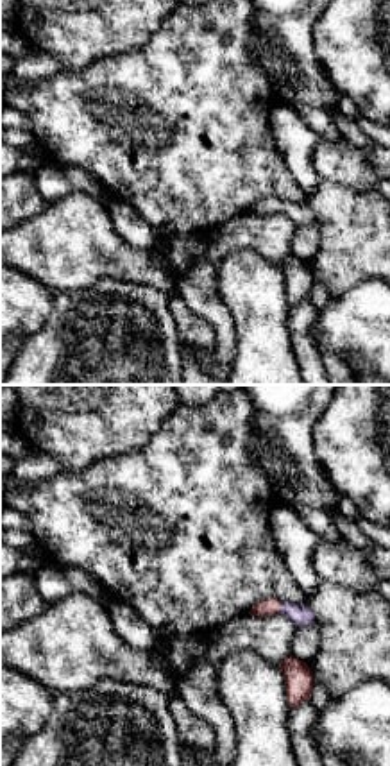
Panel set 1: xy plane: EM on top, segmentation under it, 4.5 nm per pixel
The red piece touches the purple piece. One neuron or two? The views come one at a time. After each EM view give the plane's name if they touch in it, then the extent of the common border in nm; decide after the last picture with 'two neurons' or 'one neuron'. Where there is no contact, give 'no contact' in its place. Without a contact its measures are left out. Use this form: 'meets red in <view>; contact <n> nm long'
meets red in xy; contact 60 nm long

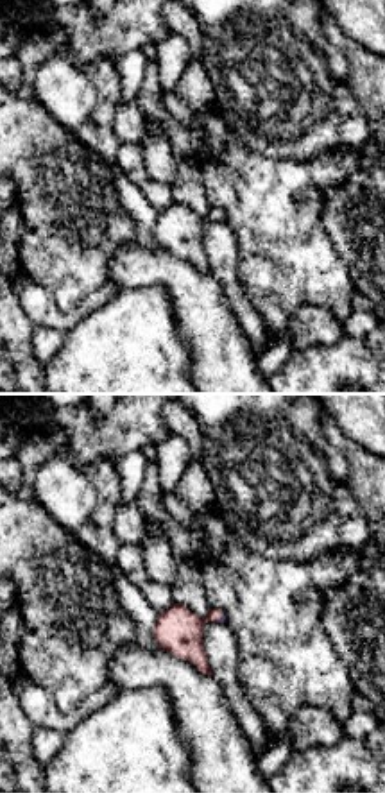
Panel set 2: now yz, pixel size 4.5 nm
meets red in yz; contact 50 nm long

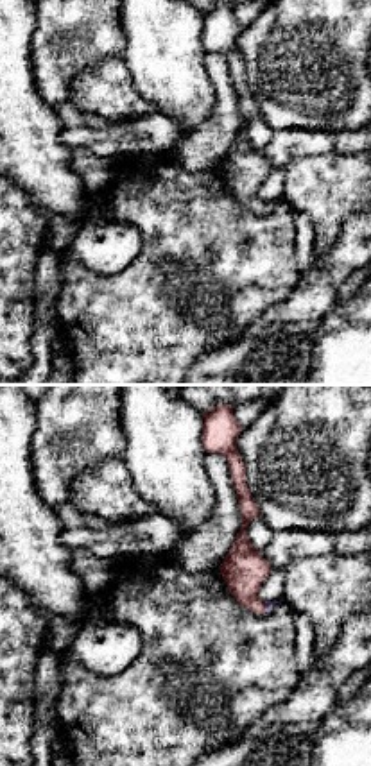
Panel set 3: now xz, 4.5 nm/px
meets red in xz; contact 50 nm long

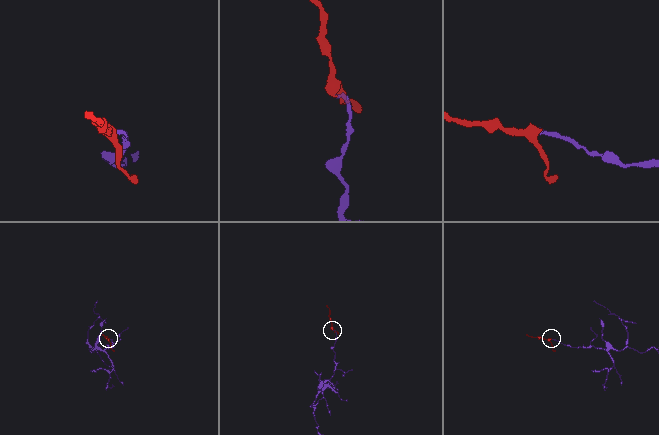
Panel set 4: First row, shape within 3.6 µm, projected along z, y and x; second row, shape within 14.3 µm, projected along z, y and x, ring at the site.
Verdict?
one neuron

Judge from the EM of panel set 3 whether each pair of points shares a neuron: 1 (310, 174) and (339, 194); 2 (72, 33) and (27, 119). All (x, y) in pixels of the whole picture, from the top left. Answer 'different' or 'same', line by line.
1: same
2: different

